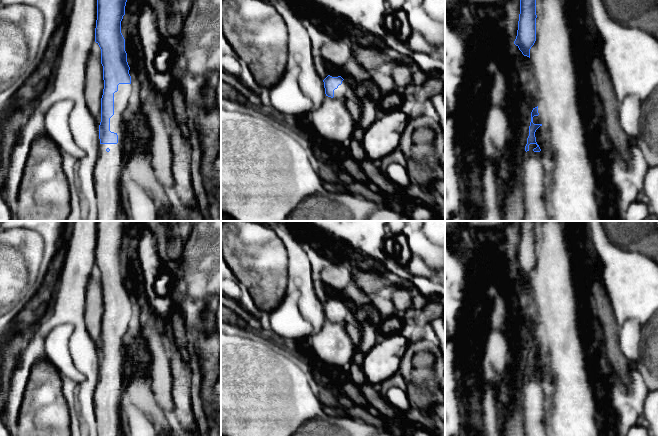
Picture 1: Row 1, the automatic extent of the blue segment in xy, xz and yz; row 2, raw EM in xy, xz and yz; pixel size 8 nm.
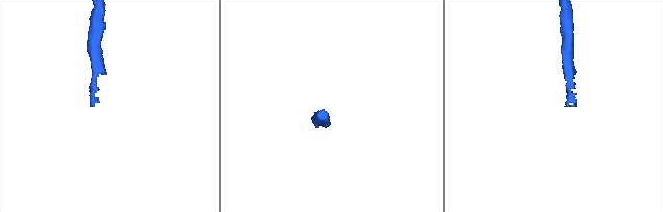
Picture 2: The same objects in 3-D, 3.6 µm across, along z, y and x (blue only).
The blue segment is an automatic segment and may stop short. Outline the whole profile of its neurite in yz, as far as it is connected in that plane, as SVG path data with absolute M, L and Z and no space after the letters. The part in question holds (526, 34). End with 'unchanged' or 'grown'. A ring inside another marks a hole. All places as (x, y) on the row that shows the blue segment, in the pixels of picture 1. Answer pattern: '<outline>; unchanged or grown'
M520 0L517 36L514 44L530 58L530 49L536 41L536 0Z; unchanged

